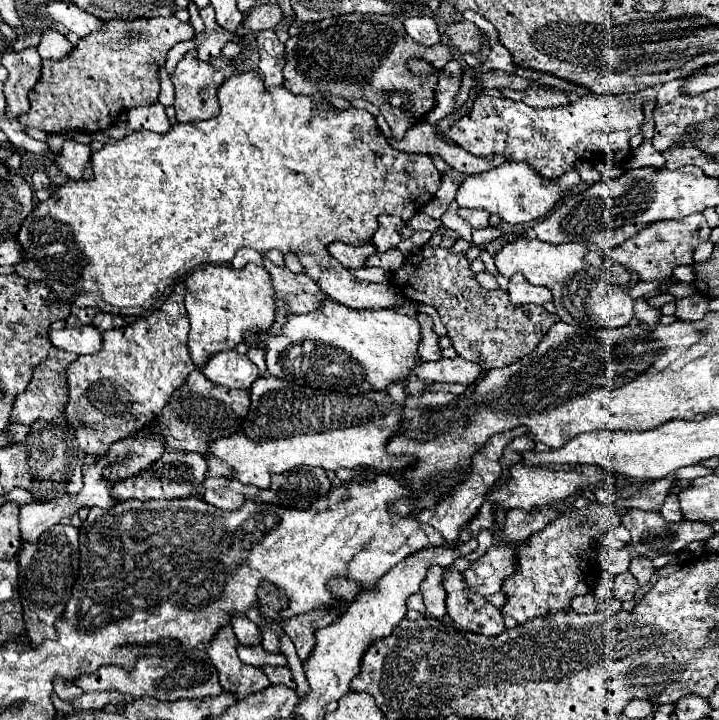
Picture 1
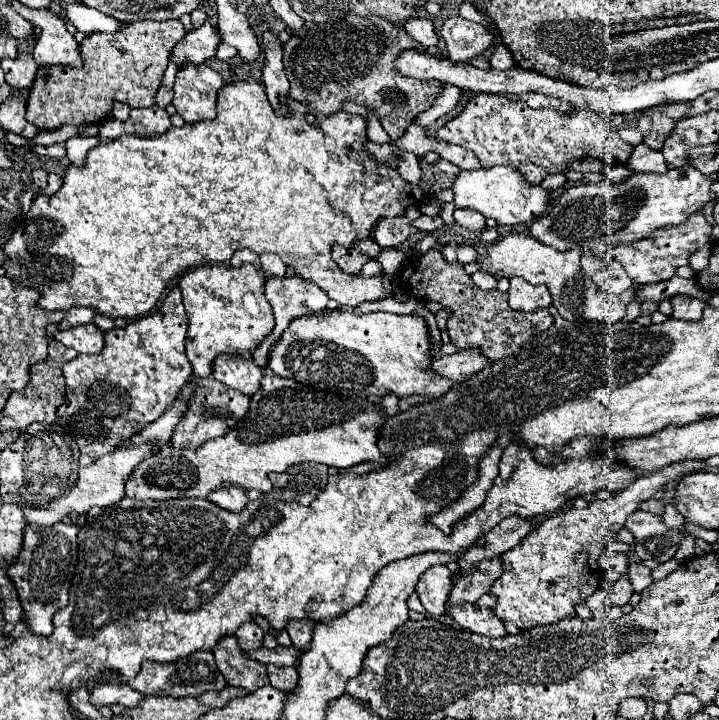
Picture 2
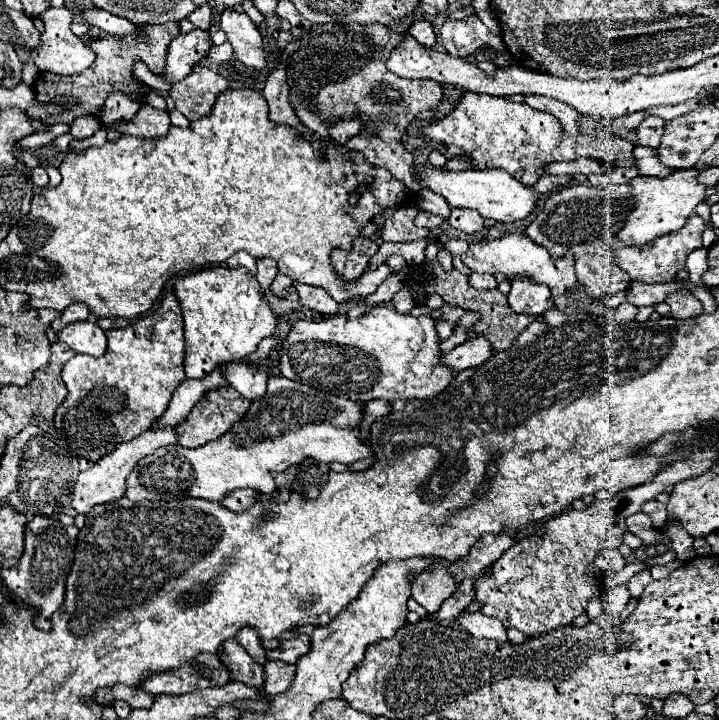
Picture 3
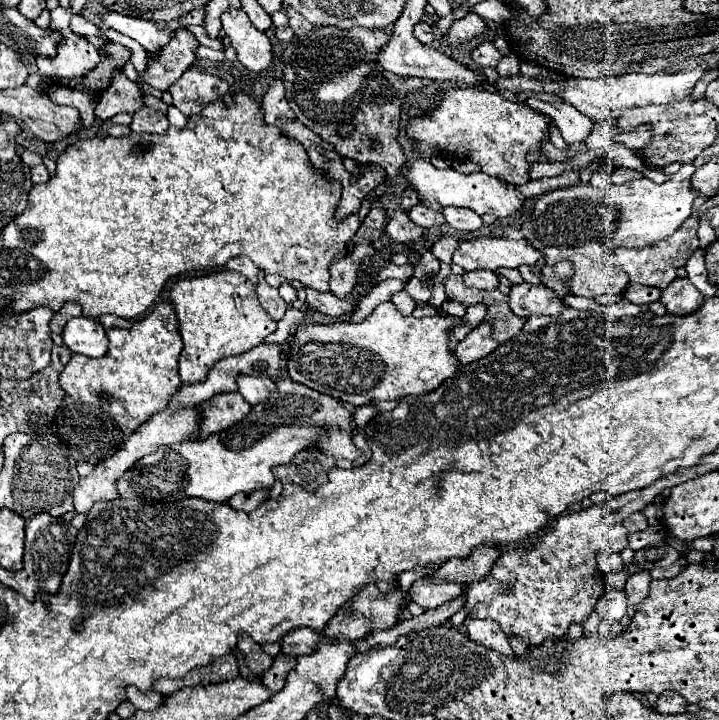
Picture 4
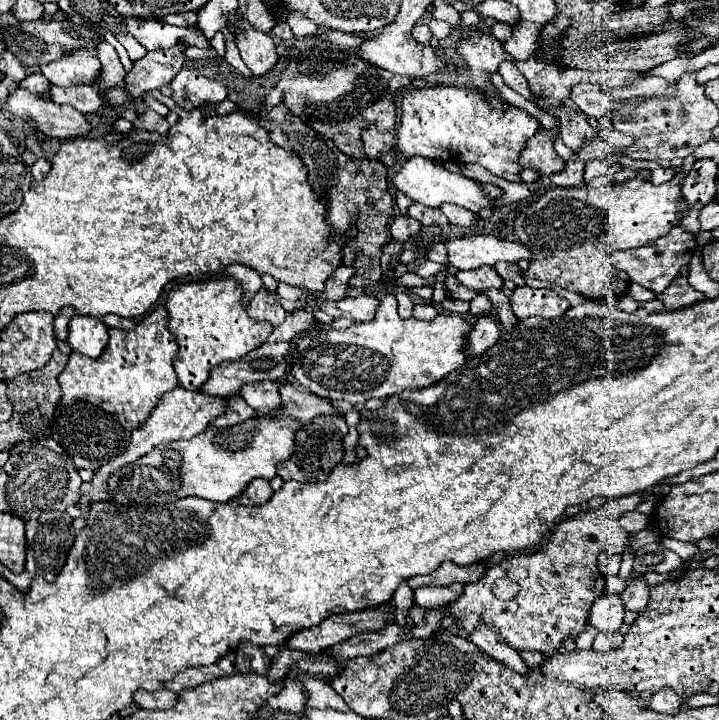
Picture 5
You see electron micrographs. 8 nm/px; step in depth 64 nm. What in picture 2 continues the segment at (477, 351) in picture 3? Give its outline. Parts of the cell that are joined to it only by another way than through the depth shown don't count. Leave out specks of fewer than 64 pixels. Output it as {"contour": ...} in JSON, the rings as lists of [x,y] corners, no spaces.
{"contour":[[[466,348],[450,356],[440,356],[432,364],[434,364],[432,368],[436,368],[436,372],[440,372],[442,376],[448,376],[452,381],[462,382],[472,372],[482,370],[488,364],[488,358],[482,354],[480,348]]]}

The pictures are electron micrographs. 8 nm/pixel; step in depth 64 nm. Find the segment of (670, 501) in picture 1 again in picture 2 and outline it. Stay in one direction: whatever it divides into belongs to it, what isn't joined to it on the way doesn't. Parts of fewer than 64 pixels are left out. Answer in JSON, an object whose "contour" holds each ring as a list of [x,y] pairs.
{"contour":[[[666,504],[666,512],[664,512],[662,520],[670,530],[681,529],[684,526],[684,518],[680,516],[680,512],[676,512],[676,508],[672,508],[672,504]]]}

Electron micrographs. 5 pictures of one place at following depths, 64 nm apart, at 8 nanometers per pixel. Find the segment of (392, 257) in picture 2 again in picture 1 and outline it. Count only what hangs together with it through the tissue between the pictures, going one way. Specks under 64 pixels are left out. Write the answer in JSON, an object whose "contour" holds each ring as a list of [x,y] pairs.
{"contour":[[[392,248],[386,252],[376,252],[376,254],[368,256],[366,266],[380,266],[384,272],[392,274],[404,266],[404,254],[398,248]]]}

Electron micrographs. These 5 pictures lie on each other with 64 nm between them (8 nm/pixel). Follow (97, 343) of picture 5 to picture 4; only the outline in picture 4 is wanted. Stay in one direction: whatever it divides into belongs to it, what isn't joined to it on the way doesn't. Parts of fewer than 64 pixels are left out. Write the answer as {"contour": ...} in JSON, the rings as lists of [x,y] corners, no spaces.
{"contour":[[[76,316],[68,320],[68,324],[64,326],[62,338],[72,352],[84,354],[90,358],[104,356],[108,348],[108,336],[104,326],[98,320],[86,318],[86,316]]]}

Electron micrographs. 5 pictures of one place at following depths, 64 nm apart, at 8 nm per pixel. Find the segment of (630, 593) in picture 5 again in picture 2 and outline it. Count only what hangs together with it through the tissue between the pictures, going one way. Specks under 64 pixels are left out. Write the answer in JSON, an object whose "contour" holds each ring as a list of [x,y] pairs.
{"contour":[[[630,564],[628,568],[630,572],[630,582],[634,592],[642,592],[646,586],[652,584],[652,576],[650,576],[650,568],[644,564]]]}

